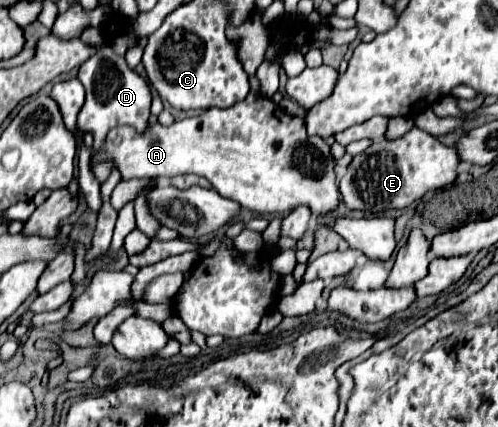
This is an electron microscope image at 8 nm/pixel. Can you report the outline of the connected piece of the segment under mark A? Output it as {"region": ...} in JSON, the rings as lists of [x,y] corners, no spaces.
{"region":[[[249,94],[245,100],[225,110],[211,108],[199,116],[177,120],[171,126],[149,124],[143,134],[135,132],[131,126],[117,126],[105,136],[103,146],[93,152],[89,166],[93,168],[101,162],[111,162],[111,166],[119,170],[121,180],[197,174],[207,178],[213,184],[213,190],[217,190],[221,196],[235,200],[241,204],[241,208],[259,214],[285,214],[301,204],[307,204],[313,214],[319,216],[335,210],[335,206],[341,202],[337,178],[333,172],[335,160],[329,154],[329,146],[323,142],[323,138],[307,136],[305,122],[301,118],[285,114],[273,100],[259,94]]]}

